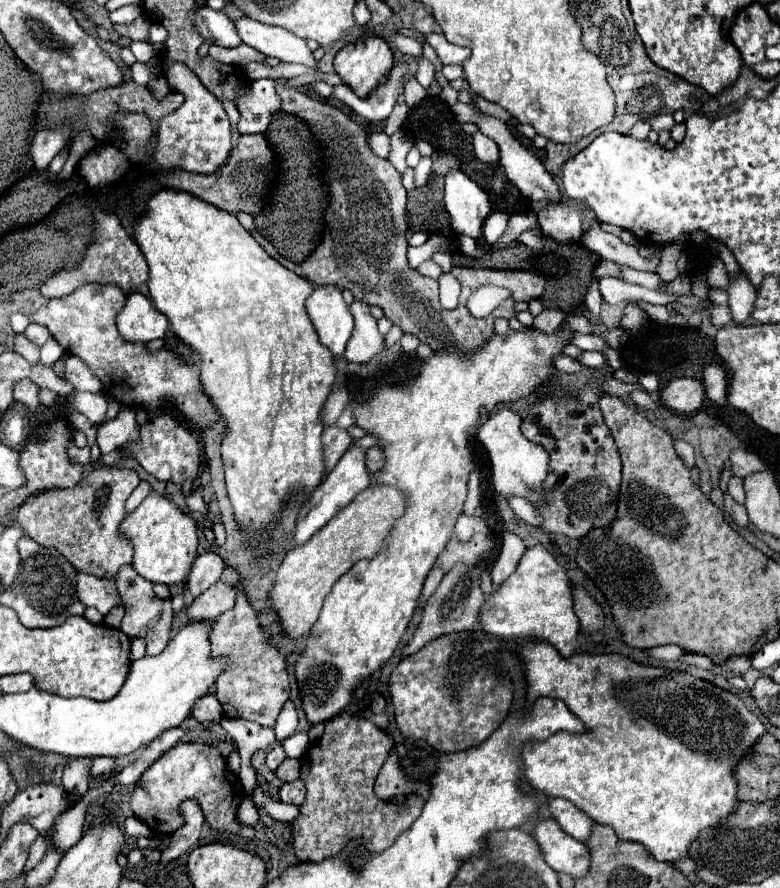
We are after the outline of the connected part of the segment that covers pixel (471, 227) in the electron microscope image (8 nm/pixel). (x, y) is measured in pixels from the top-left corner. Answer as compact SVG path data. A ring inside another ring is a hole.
M448 174L444 182L444 204L458 234L478 238L482 224L492 212L488 194L466 174Z

